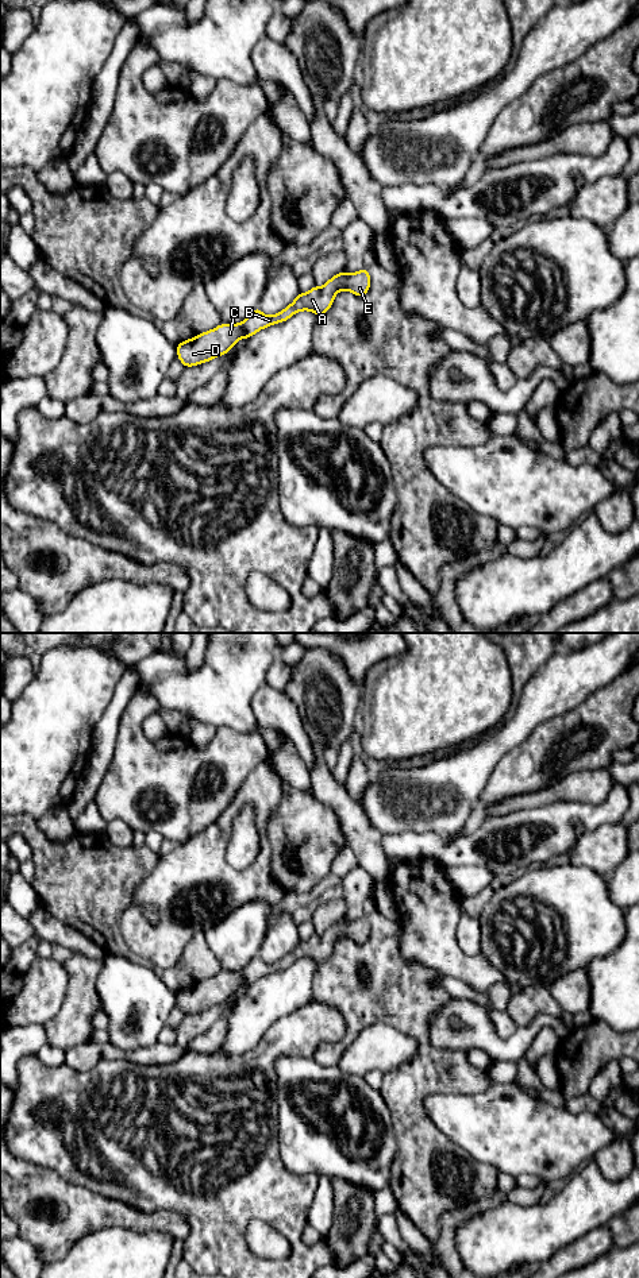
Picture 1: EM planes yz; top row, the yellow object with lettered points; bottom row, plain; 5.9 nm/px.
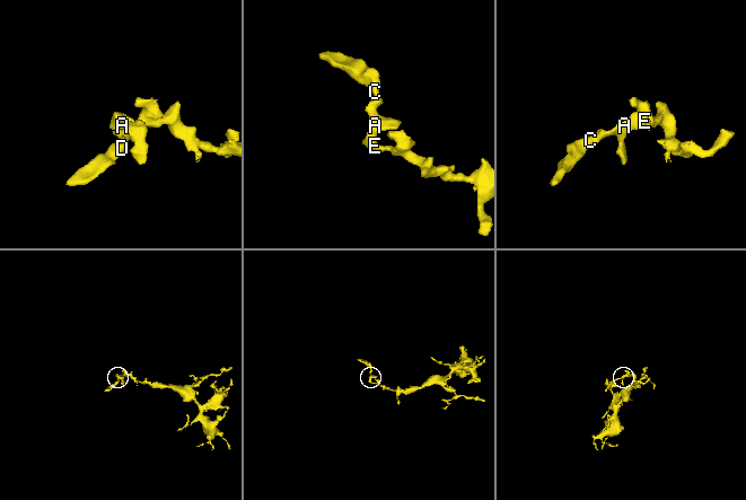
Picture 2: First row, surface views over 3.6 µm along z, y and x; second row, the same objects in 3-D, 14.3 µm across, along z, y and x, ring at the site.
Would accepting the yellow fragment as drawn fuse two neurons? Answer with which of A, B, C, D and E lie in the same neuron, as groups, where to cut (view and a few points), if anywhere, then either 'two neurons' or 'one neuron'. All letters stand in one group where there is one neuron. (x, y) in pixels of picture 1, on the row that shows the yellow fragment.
A B C D E | no cut | one neuron

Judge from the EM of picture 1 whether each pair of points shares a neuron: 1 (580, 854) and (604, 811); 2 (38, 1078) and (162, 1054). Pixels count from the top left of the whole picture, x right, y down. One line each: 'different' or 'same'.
1: different
2: different

